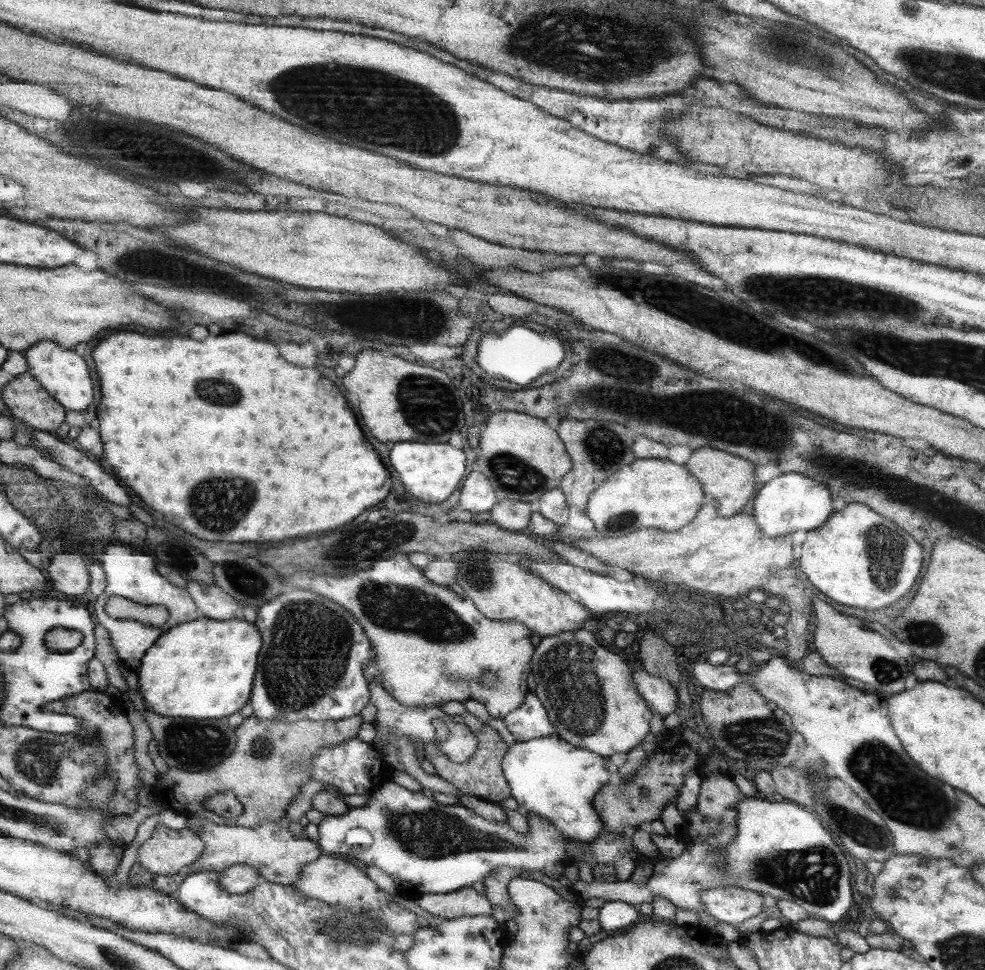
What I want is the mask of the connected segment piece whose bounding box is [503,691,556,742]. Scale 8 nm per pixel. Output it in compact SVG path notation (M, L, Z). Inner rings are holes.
M532 691L528 692L523 706L512 711L510 715L506 715L503 721L518 742L556 736L556 727L550 723L546 708Z

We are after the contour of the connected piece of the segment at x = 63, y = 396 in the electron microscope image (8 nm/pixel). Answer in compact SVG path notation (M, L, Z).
M56 342L36 344L36 348L24 353L26 353L30 363L30 373L42 382L52 396L66 406L66 409L85 412L88 411L88 408L91 408L93 401L96 400L96 386L94 386L90 364L84 356L80 356L74 350L66 350Z

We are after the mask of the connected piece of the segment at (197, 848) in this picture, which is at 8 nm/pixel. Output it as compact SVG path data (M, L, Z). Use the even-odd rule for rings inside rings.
M158 824L152 837L140 844L136 862L154 874L168 876L200 859L206 846L190 828L175 830Z

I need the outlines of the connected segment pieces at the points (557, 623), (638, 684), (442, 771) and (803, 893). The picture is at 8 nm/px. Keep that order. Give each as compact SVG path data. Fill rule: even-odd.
M476 548L458 560L459 578L456 584L464 588L466 597L475 602L485 617L492 620L518 621L541 637L584 628L588 616L586 607L567 592L548 583L515 559L485 548Z
M642 665L638 666L636 671L632 671L632 676L634 676L635 688L640 690L644 700L660 720L674 717L678 694L668 680L648 673Z
M485 724L483 730L478 733L480 747L474 753L472 759L465 763L456 763L456 760L448 759L448 752L440 748L439 742L426 743L422 747L425 749L425 758L428 759L436 770L436 775L450 782L452 786L460 789L464 794L476 796L482 800L490 801L495 804L501 804L507 798L510 798L510 787L507 777L504 776L502 767L502 758L506 754L506 744L498 731L488 724Z
M745 796L738 809L738 832L726 848L714 848L706 842L687 846L679 857L655 862L654 873L646 884L634 884L630 879L591 884L576 880L568 881L569 888L581 901L604 898L607 902L618 901L637 907L652 903L654 898L664 898L677 909L696 911L698 924L727 943L738 941L742 936L736 926L723 924L707 914L701 896L707 890L724 886L747 889L776 900L790 900L804 908L810 917L823 919L831 925L838 922L854 902L850 864L816 814L810 814L792 801L764 802L762 798Z

